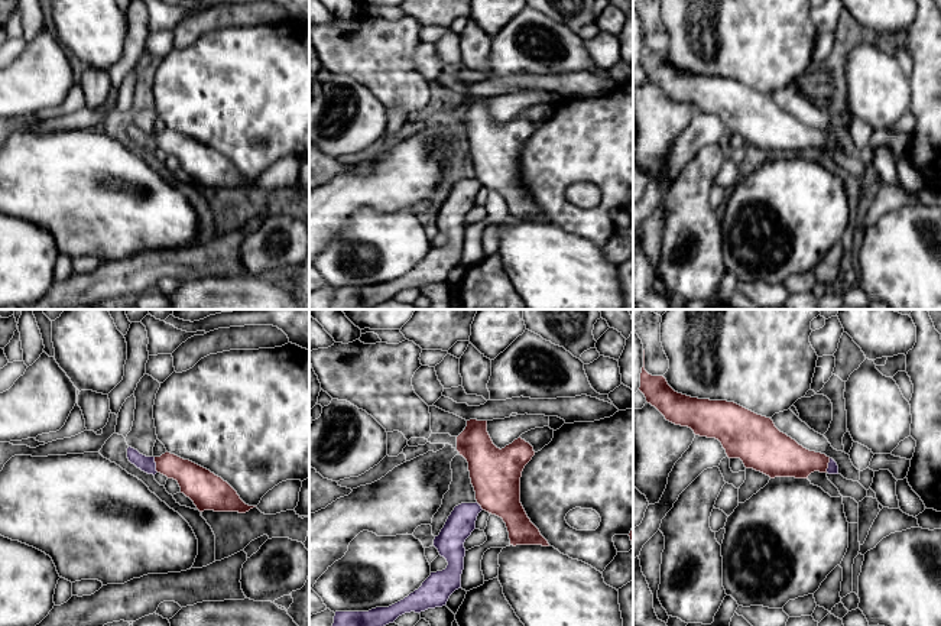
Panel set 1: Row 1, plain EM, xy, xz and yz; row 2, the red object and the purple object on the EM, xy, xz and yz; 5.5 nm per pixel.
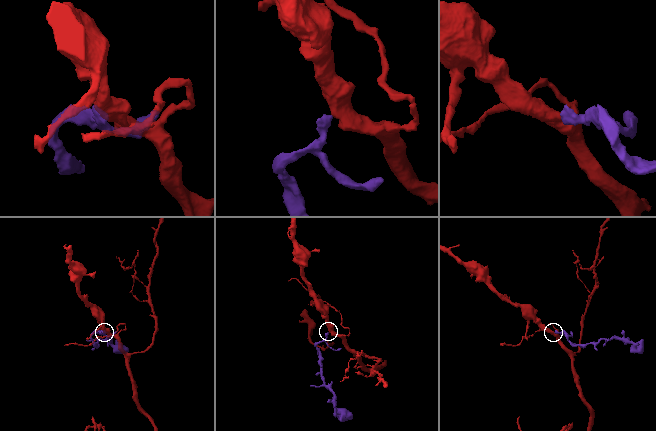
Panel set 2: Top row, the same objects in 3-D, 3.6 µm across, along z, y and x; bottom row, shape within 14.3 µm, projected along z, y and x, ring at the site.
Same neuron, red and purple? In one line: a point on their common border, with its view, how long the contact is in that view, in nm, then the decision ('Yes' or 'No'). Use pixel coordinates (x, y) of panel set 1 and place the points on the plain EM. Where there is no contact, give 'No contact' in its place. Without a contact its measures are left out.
Touches red at xy (156, 140). Shared border 90 nm. No

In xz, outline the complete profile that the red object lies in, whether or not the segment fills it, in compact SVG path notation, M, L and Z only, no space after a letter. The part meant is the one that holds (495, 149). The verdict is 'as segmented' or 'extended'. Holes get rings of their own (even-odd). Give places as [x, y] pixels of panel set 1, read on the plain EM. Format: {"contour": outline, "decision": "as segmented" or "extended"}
{"contour": "M470 95L457 113L457 127L468 139L477 179L503 195L510 221L549 223L520 179L520 153L535 132L533 123L519 113L500 126L487 108L487 97Z", "decision": "as segmented"}

